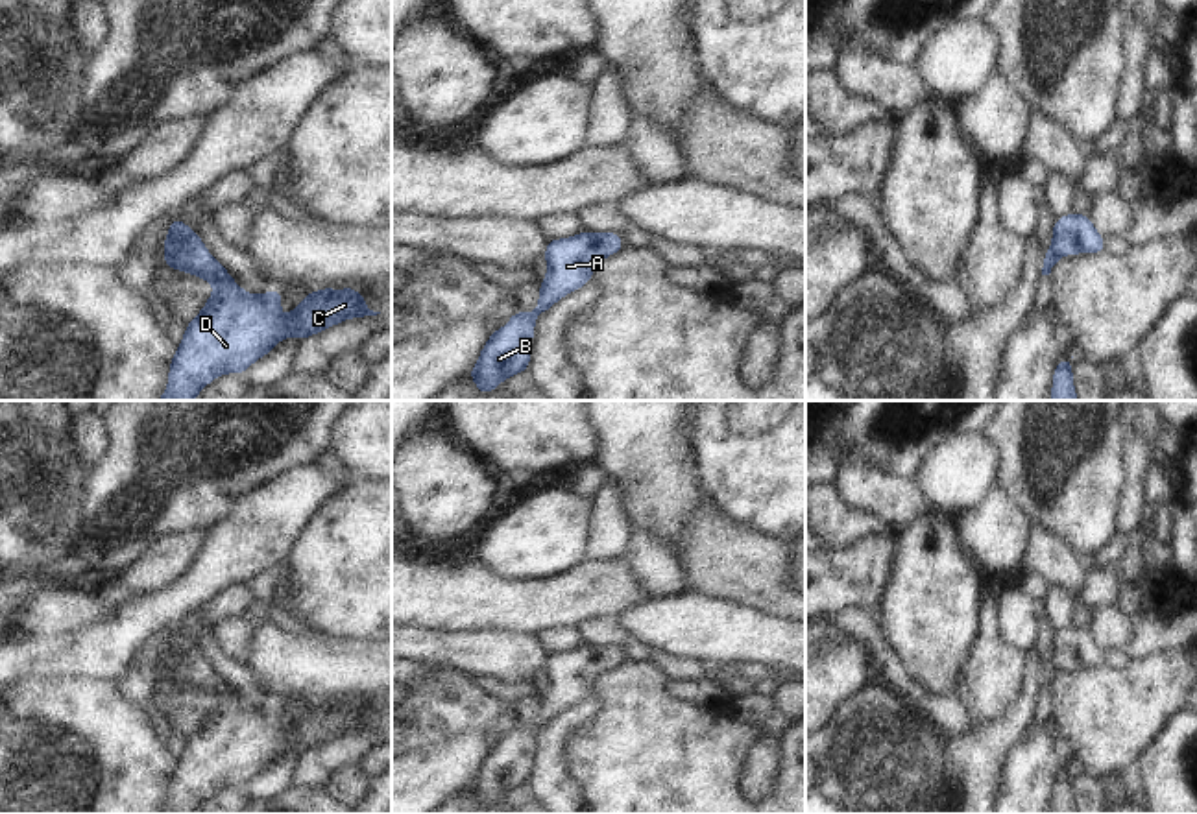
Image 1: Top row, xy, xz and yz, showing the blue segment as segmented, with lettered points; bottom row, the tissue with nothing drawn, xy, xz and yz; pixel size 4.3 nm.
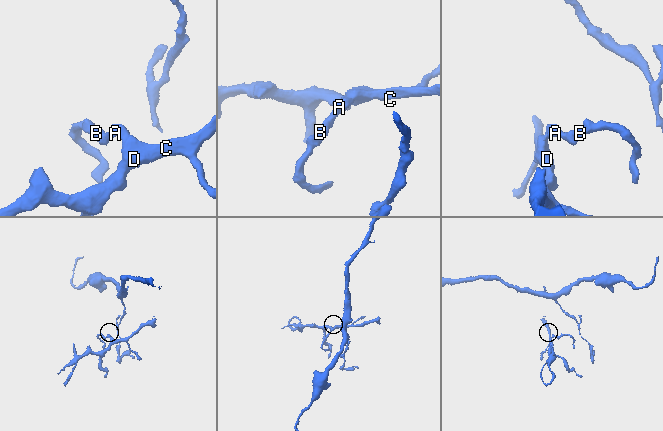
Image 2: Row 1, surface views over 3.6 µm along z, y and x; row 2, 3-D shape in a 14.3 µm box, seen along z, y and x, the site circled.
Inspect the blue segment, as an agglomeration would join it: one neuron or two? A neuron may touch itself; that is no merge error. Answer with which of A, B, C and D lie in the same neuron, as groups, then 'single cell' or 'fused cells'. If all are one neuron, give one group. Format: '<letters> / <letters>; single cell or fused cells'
A B C D; single cell

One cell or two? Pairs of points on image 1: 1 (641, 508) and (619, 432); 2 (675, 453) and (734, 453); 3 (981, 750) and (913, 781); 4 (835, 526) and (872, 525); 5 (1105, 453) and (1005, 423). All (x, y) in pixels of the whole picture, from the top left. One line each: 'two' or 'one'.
1: one
2: two
3: two
4: one
5: one

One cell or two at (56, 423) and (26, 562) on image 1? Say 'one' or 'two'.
one

